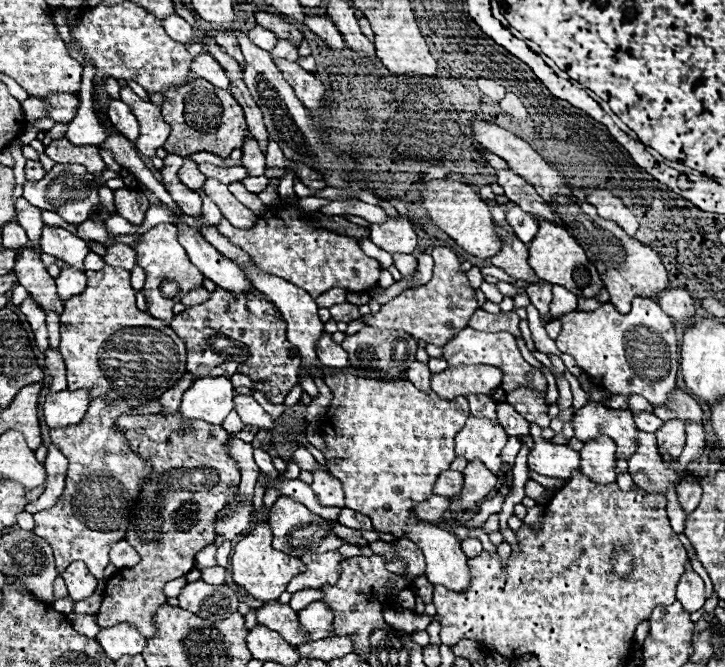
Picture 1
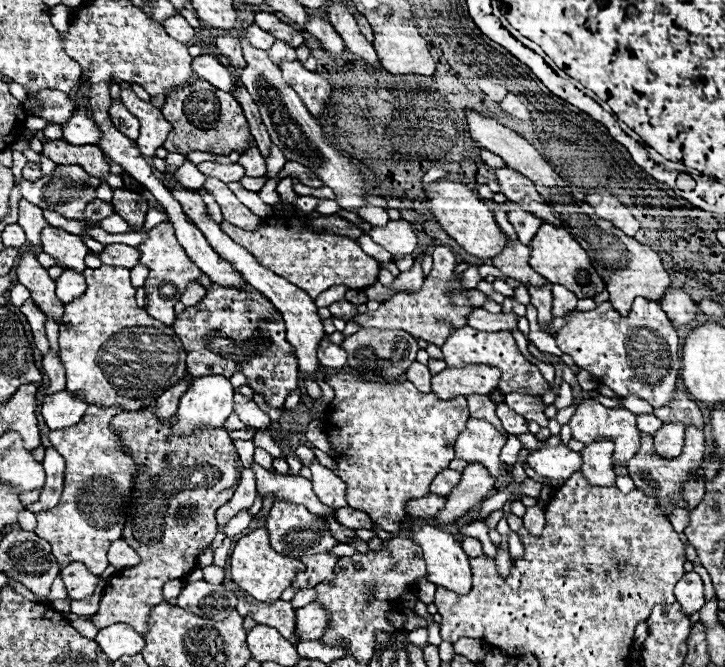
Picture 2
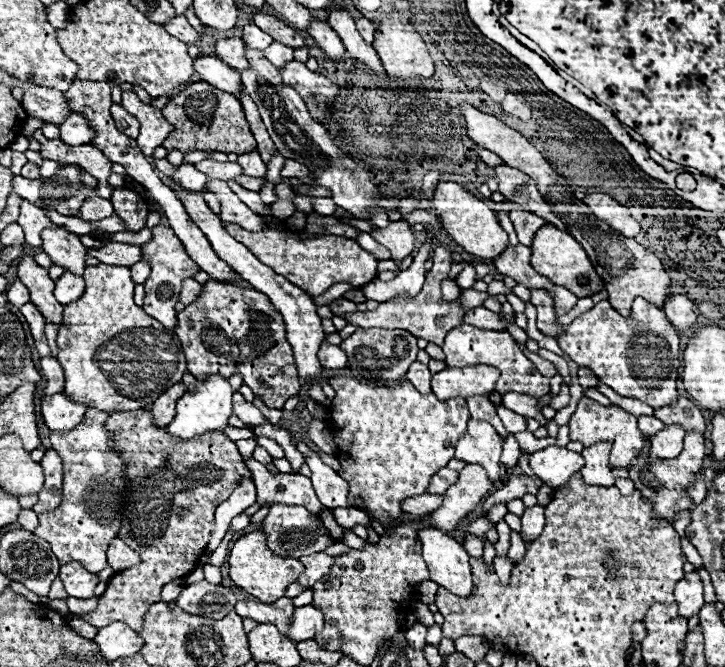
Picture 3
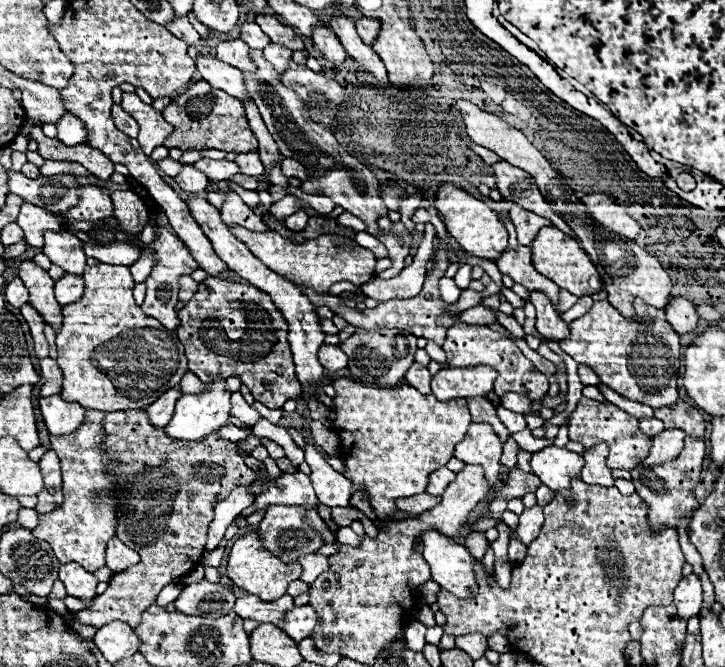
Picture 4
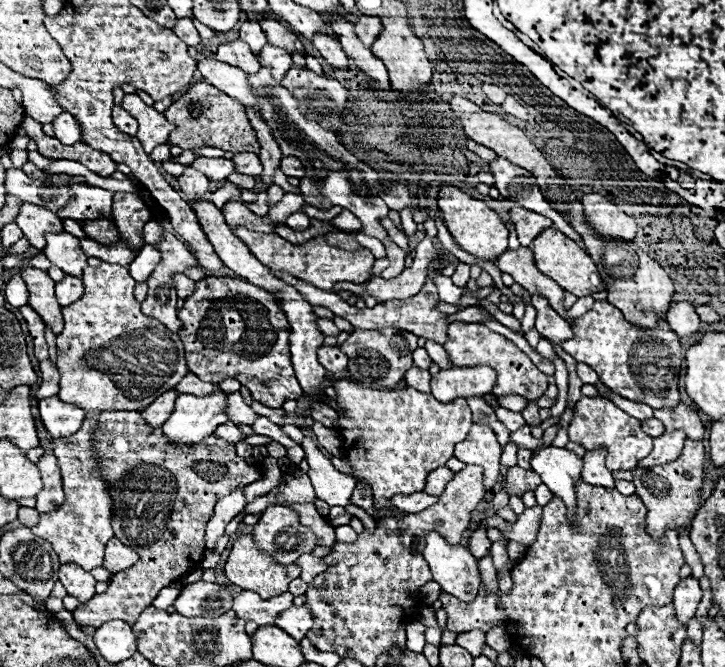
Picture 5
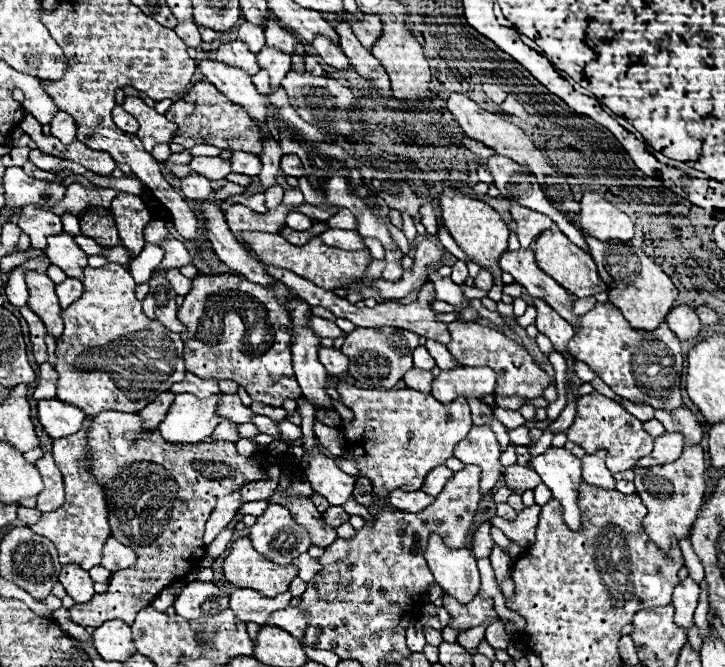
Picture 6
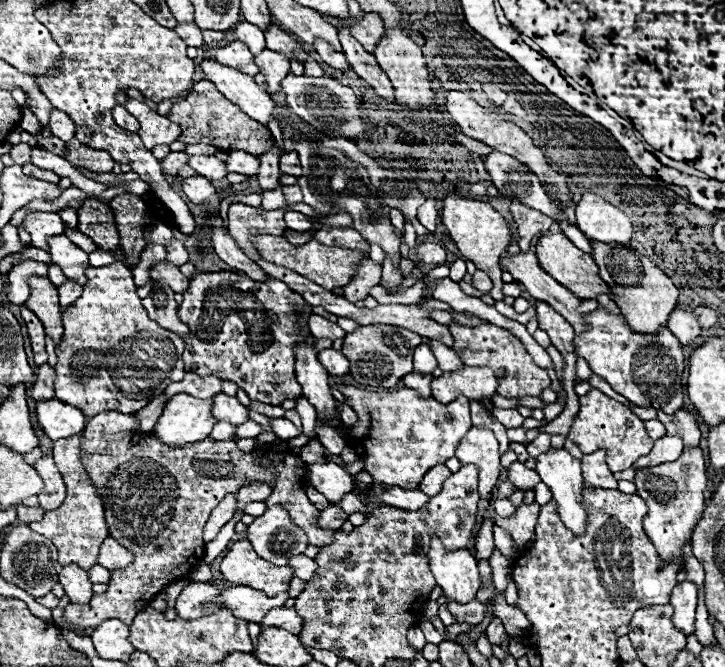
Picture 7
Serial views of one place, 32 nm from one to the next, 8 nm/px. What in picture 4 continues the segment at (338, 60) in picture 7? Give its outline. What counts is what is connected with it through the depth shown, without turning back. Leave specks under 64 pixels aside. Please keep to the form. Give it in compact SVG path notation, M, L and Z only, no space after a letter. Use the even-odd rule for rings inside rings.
M316 28L316 32L312 32L312 42L322 52L322 56L328 62L332 62L334 66L340 66L346 62L348 56L346 56L338 36L330 28Z

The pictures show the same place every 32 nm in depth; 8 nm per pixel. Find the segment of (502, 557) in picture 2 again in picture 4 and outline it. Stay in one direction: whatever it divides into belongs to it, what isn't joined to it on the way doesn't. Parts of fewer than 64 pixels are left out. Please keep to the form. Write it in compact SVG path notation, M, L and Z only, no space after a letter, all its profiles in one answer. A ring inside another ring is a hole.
M495 562L494 570L495 570L498 586L500 586L500 588L504 588L504 590L506 590L506 588L510 588L511 570L512 570L511 563L510 562L506 562L506 563Z

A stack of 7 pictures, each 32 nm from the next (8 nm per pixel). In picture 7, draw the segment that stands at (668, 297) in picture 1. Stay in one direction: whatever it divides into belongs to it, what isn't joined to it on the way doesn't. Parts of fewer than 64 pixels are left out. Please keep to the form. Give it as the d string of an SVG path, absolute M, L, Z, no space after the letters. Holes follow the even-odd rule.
M676 310L672 314L672 318L668 320L668 330L680 340L680 344L688 346L692 344L698 336L700 336L700 324L698 320L694 318L692 312L686 312L686 310Z

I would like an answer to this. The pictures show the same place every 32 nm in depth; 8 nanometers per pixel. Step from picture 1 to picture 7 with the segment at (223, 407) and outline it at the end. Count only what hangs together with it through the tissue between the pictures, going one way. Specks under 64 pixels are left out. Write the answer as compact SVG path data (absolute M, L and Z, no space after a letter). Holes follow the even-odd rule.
M174 394L156 426L154 434L162 444L168 444L172 448L182 448L192 442L200 442L210 436L212 426L216 424L210 414L212 400L200 400L190 394Z

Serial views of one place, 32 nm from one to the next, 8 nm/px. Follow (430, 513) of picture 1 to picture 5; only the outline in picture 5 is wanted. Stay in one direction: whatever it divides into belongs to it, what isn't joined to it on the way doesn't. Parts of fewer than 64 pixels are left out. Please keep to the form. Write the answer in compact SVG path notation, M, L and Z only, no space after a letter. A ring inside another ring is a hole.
M414 492L414 494L396 494L390 498L392 506L400 512L422 512L424 508L436 504L436 496L428 496L426 492Z

